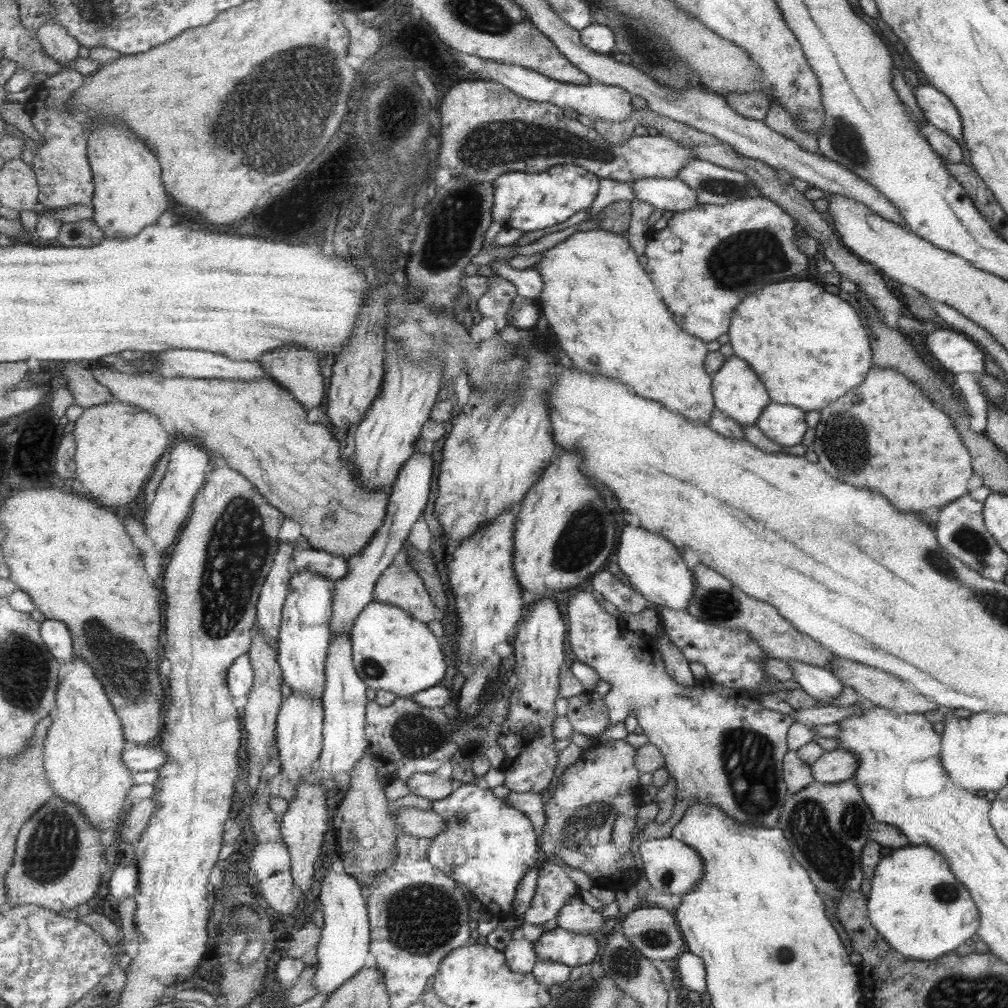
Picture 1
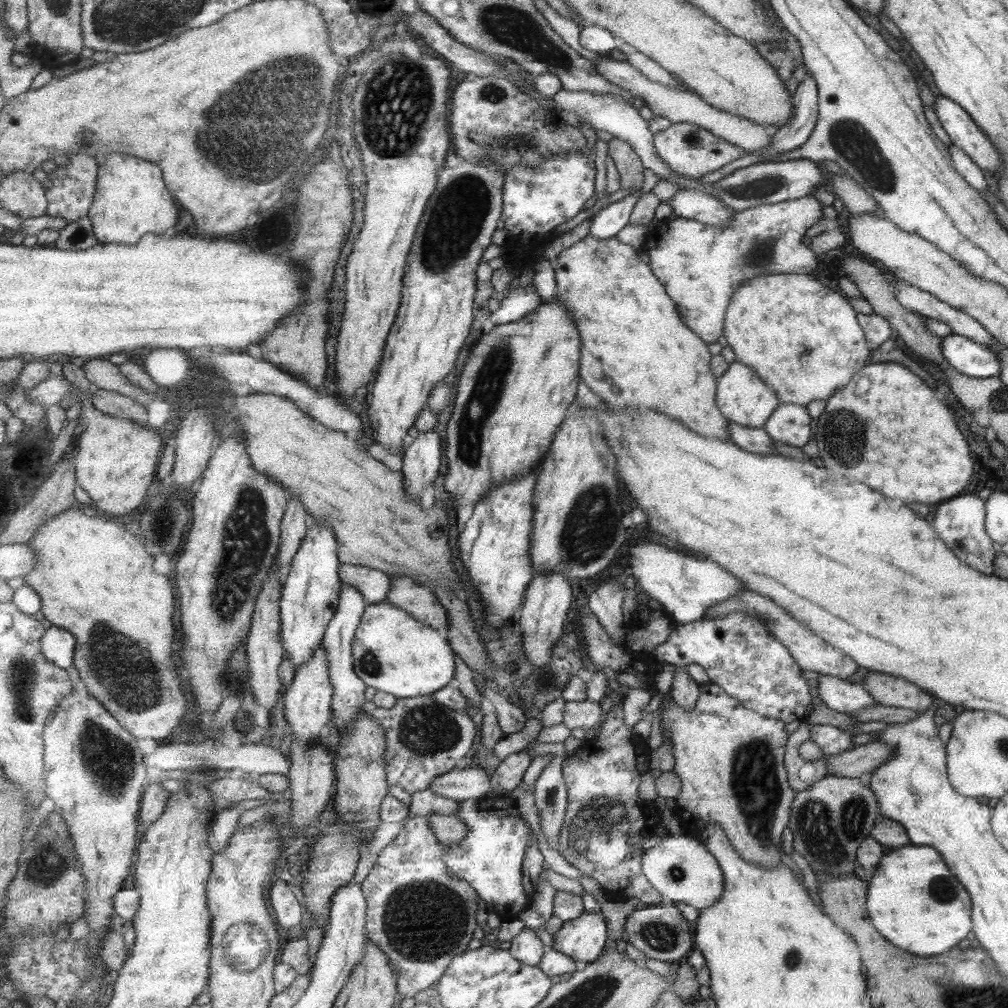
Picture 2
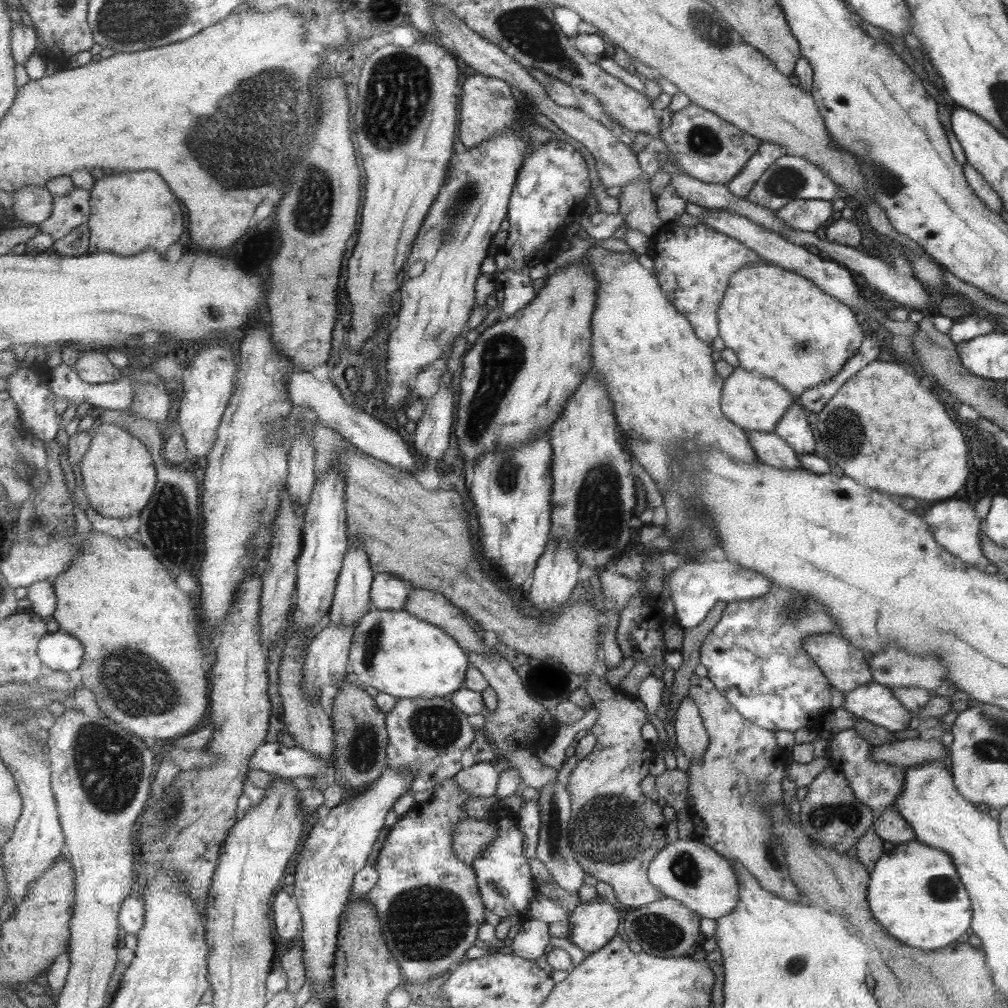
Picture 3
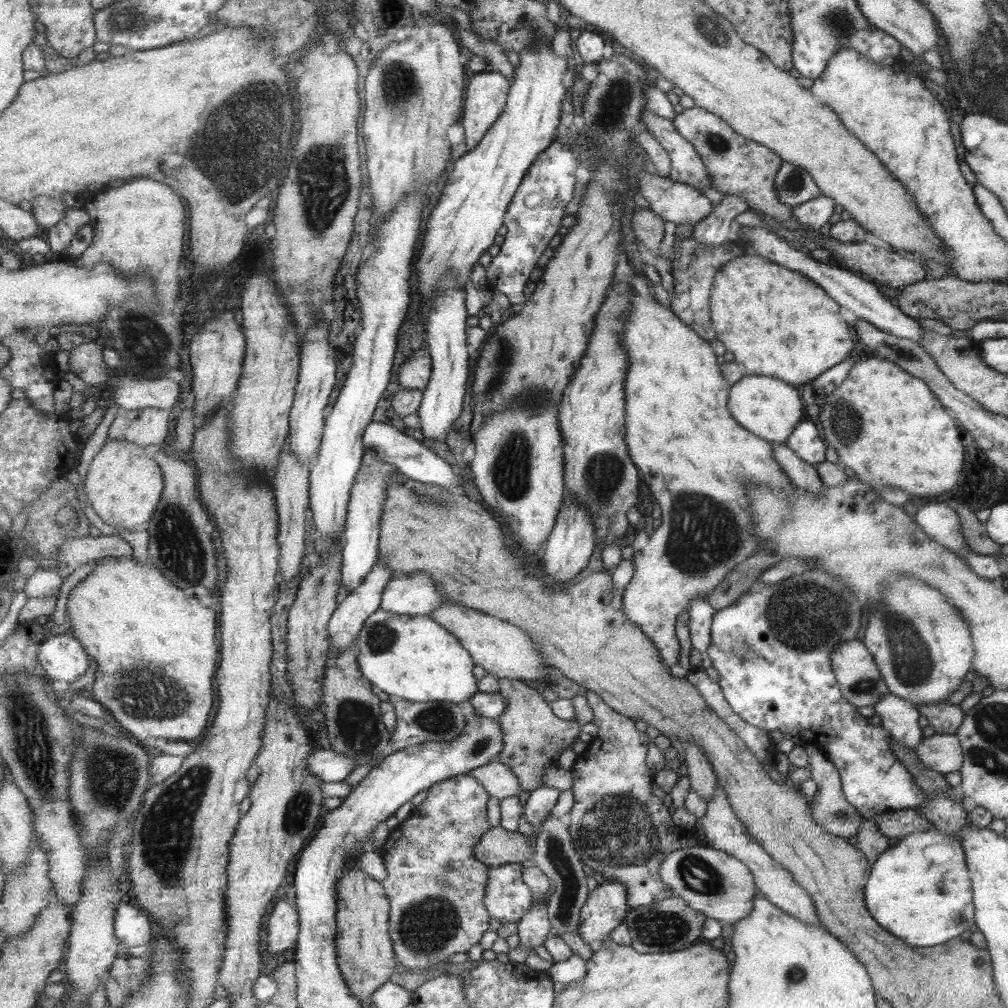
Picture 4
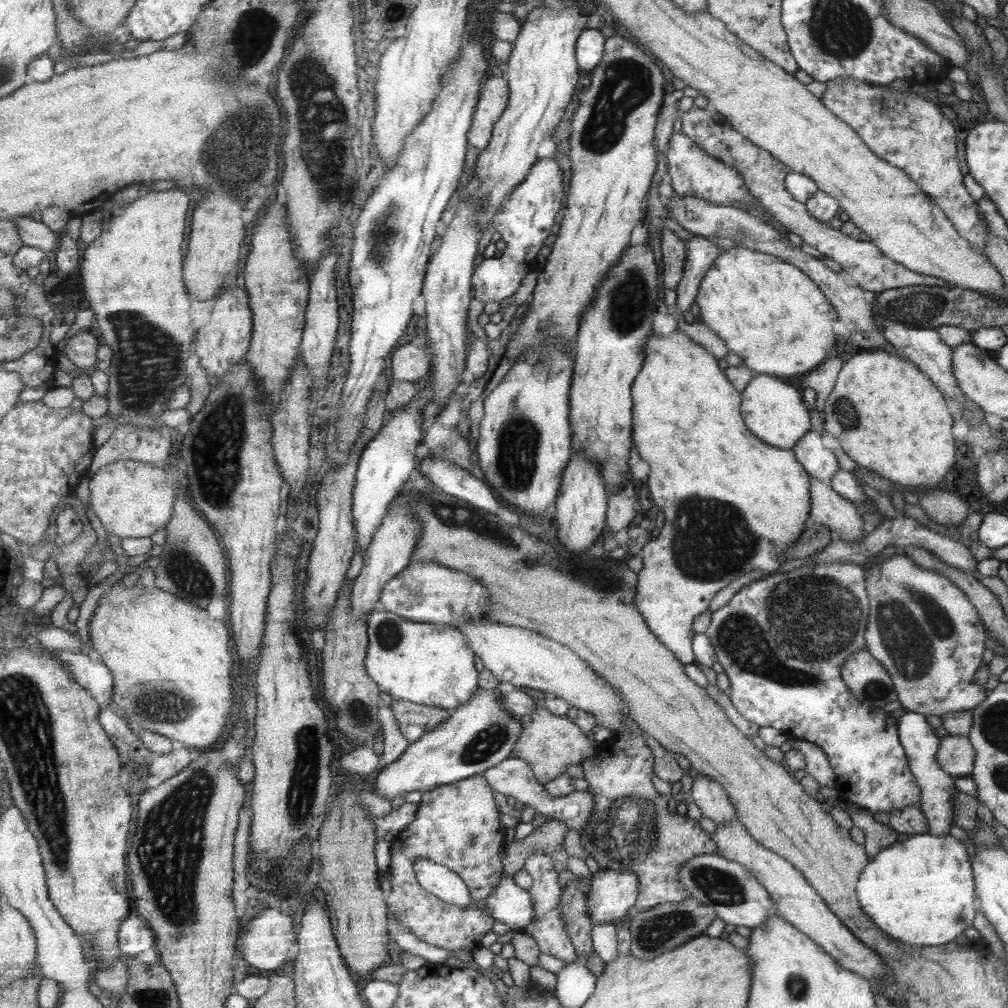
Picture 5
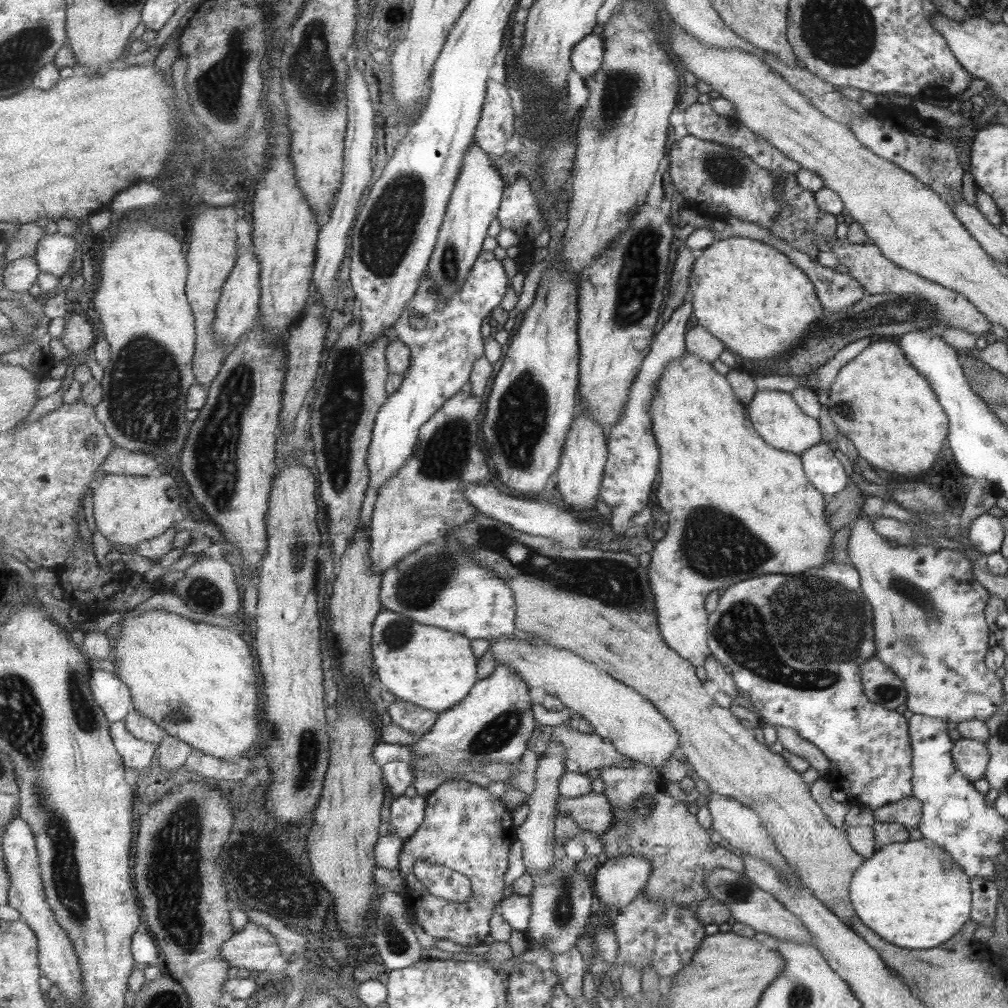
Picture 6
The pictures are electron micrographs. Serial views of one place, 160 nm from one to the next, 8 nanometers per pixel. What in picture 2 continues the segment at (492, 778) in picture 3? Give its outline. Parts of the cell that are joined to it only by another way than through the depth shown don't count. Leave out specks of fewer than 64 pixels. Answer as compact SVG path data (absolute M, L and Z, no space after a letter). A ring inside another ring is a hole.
M482 768L453 769L434 778L428 789L451 800L476 799L491 792L490 777Z

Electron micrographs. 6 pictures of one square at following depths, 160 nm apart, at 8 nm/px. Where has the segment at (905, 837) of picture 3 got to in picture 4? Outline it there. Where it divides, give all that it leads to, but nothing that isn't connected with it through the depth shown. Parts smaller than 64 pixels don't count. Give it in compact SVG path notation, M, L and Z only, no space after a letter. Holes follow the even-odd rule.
M892 809L871 819L888 838L903 838L930 828L928 819L916 809Z

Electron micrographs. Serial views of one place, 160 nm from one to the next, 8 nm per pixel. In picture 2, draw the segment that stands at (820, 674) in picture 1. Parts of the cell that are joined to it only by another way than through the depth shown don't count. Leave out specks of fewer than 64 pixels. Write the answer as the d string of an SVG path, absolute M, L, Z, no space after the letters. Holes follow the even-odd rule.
M817 675L817 695L826 708L839 713L857 714L875 706L872 695L857 683L831 675Z

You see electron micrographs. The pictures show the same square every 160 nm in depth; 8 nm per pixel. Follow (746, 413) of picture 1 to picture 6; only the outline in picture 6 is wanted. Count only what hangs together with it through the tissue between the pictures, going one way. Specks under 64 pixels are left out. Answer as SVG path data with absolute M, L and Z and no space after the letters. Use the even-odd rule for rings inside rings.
M756 390L745 405L756 433L777 450L800 455L809 447L819 443L819 424L812 417L805 416L797 404L793 404L788 392L780 390Z

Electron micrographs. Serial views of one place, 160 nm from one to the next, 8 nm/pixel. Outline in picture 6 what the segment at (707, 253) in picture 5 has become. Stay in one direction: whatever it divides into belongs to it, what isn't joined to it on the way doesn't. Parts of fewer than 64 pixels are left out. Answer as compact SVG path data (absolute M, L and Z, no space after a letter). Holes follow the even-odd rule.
M689 295L681 301L681 304L672 312L670 318L657 333L657 340L649 349L648 356L644 358L641 370L631 390L630 401L625 409L622 419L609 430L608 447L609 456L606 465L603 486L600 498L610 508L612 518L609 525L619 536L627 536L629 526L632 526L632 518L641 508L647 507L647 496L651 492L651 482L659 472L659 446L651 431L651 418L648 417L648 406L652 404L652 394L657 391L657 382L660 374L669 361L675 361L677 357L684 356L684 334L687 332L687 320L692 315L692 302Z

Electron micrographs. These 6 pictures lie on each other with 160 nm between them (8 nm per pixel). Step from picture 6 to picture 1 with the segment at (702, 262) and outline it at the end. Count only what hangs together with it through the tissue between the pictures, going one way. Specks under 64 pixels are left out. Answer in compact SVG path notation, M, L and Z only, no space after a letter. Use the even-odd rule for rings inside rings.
M791 279L764 286L755 294L749 294L736 310L727 330L732 354L752 367L773 402L800 407L805 412L820 411L868 377L871 368L869 338L857 312L811 281Z

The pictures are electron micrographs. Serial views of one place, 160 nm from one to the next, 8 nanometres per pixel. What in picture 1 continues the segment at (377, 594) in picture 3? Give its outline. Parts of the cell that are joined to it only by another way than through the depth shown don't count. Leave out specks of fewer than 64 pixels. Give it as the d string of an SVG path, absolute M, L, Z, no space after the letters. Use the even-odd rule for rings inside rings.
M315 548L296 552L293 555L293 562L295 574L313 570L333 581L349 576L347 559Z

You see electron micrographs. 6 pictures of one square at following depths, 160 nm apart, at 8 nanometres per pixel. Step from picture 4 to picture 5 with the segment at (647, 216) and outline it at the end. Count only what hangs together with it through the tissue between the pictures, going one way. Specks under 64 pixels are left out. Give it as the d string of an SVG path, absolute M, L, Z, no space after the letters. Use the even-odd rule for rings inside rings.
M663 227L660 232L661 278L663 278L665 288L674 290L676 284L681 280L685 260L685 246L669 229Z

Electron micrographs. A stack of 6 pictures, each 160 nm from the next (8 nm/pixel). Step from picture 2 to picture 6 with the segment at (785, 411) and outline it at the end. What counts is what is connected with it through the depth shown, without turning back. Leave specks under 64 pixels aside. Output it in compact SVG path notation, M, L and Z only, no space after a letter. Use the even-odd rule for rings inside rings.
M825 442L817 443L800 454L804 473L808 481L820 493L835 494L845 488L847 476L839 460L833 456L833 450Z

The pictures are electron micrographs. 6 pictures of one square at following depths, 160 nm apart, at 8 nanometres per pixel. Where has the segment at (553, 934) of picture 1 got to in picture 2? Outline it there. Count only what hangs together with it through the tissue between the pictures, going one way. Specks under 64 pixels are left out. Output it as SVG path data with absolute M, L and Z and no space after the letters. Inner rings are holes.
M583 913L579 918L565 921L563 928L553 936L550 948L582 960L586 964L599 960L607 944L607 918L599 913Z

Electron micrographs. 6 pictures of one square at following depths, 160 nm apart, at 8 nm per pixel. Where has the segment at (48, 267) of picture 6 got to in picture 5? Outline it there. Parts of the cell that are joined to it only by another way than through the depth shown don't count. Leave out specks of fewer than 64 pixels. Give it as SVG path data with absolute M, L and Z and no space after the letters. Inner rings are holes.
M17 217L13 219L15 226L21 235L21 242L25 246L39 248L47 253L55 253L61 246L61 240L55 236L55 231L51 230L42 220L33 220L31 217Z

